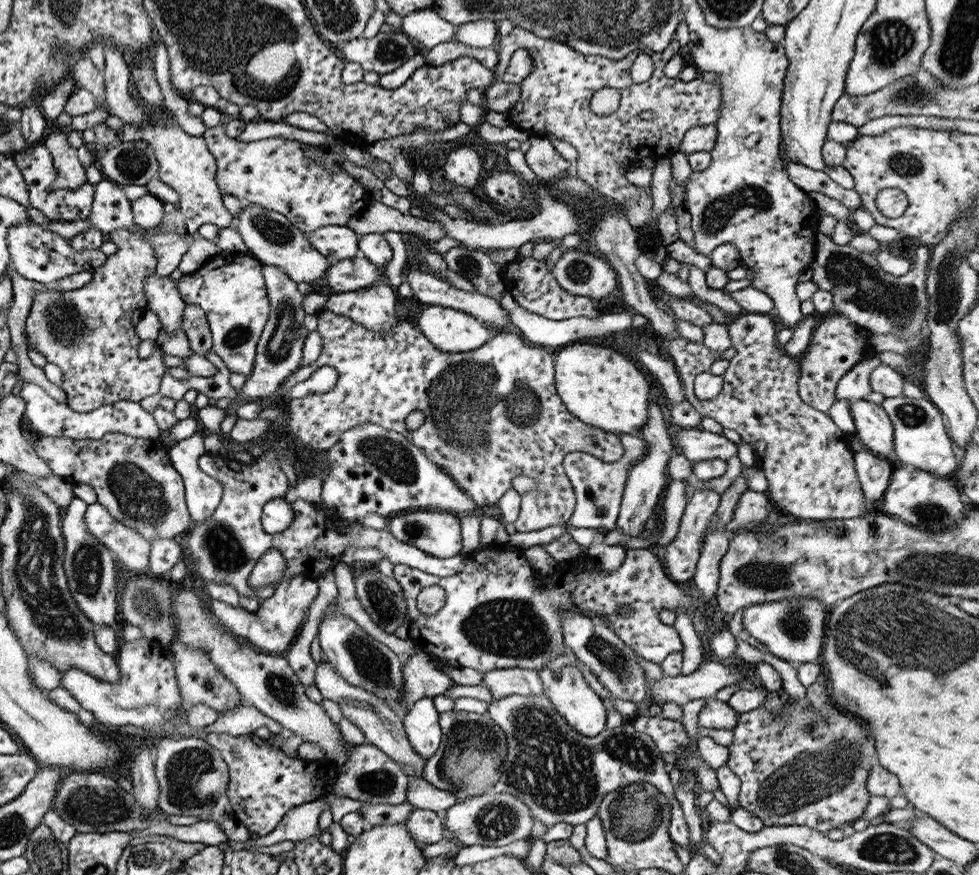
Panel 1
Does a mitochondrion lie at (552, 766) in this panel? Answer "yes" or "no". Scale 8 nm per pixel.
yes

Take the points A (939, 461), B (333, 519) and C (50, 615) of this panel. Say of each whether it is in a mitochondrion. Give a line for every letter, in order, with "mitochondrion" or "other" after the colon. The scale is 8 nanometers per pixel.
A: other
B: other
C: mitochondrion

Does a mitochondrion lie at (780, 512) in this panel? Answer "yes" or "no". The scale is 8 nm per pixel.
no

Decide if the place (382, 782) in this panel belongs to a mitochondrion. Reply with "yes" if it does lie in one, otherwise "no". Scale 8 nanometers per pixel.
yes

